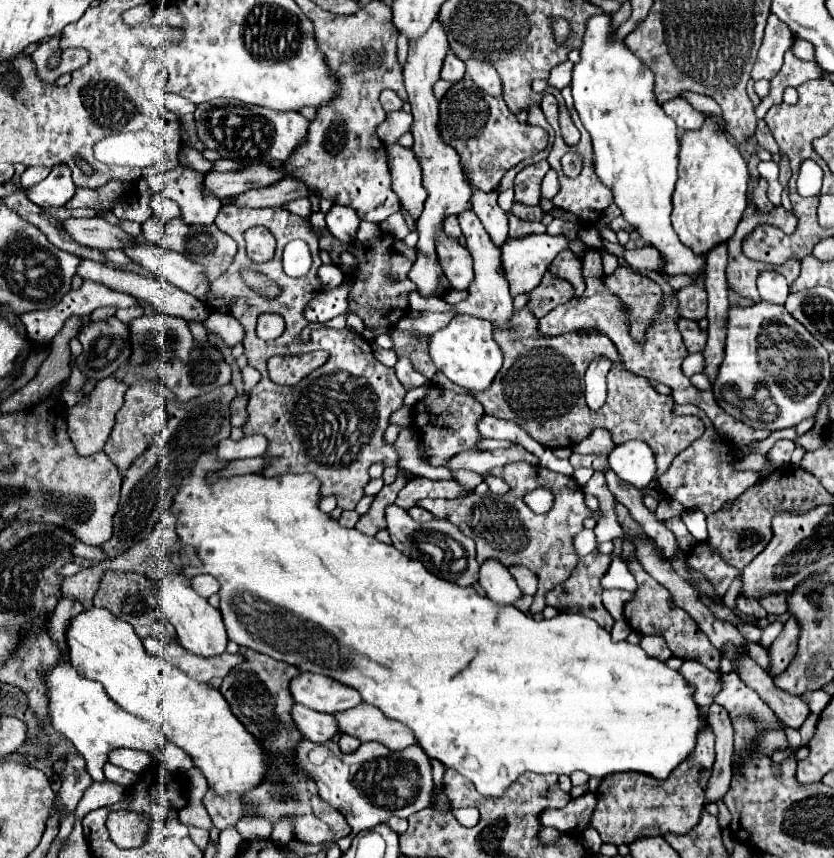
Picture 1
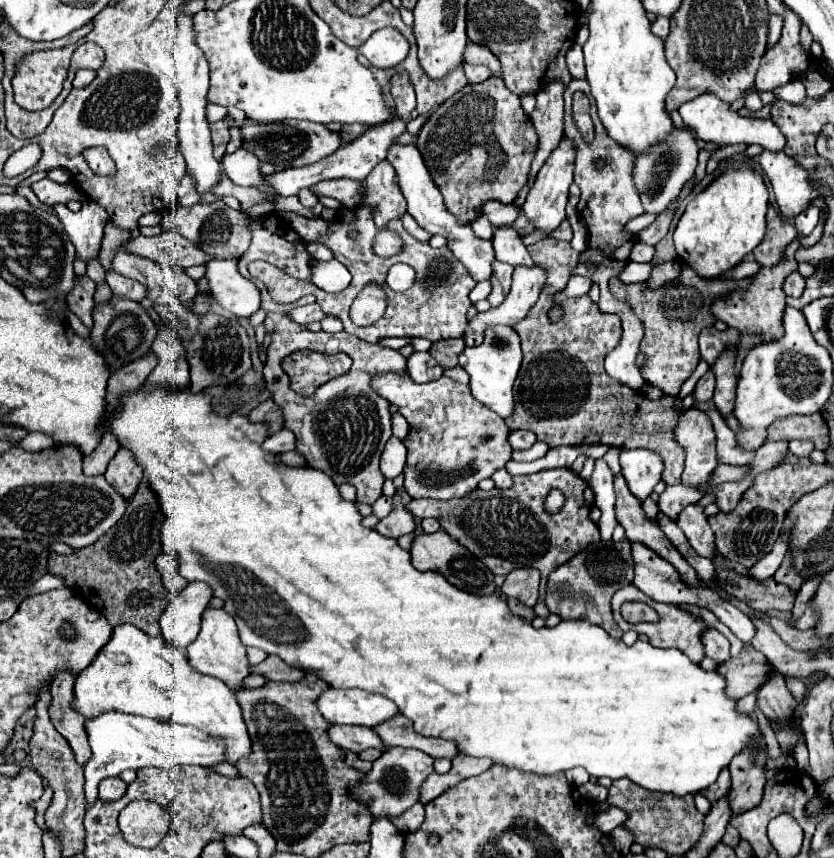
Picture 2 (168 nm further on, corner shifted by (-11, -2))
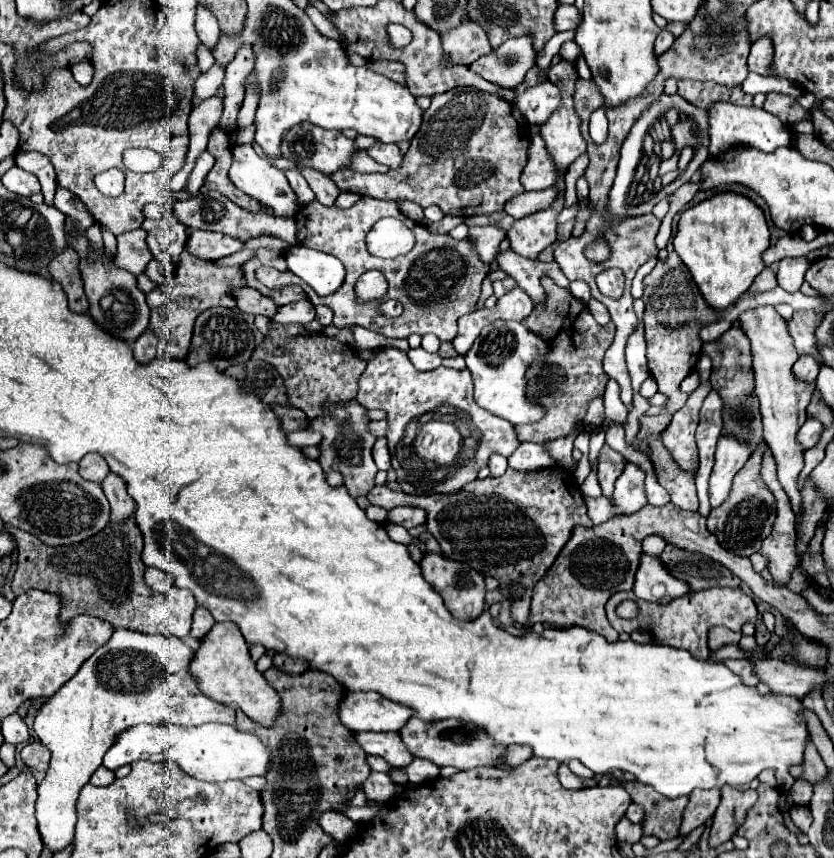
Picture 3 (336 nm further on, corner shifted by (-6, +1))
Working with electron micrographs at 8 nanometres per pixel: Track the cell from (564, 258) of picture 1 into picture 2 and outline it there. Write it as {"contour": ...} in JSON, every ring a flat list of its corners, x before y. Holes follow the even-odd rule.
{"contour":[[544,238,528,246,528,252,534,262,546,270,548,278,536,306,514,326,522,338,524,360,518,376,516,410,506,418,506,426,510,430,530,430,550,446,606,444,618,448,648,448,666,460,662,480,668,486,678,484,684,470,684,454,674,442,674,426,680,418,680,406,674,406,676,398,664,396,652,402,606,374,604,356,614,350,622,336,616,314,600,312,588,296,554,302,554,295,566,287,580,256,570,242],[556,306,562,310,562,318,552,322,548,314],[566,386,572,386,572,390,562,390]]}

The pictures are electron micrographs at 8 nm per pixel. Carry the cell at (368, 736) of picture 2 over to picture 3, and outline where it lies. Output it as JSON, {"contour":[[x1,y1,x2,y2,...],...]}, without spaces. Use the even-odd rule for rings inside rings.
{"contour":[[353,733,355,741,369,755,381,755,391,767,405,767,411,763,411,753,401,743,399,733]]}

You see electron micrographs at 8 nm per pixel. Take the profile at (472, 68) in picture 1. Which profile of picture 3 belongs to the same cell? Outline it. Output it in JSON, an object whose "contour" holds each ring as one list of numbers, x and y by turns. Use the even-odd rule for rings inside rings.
{"contour":[[469,19,463,21,457,29,441,35,441,41,449,61,457,65,471,65,477,57,489,55,491,51,485,31]]}

